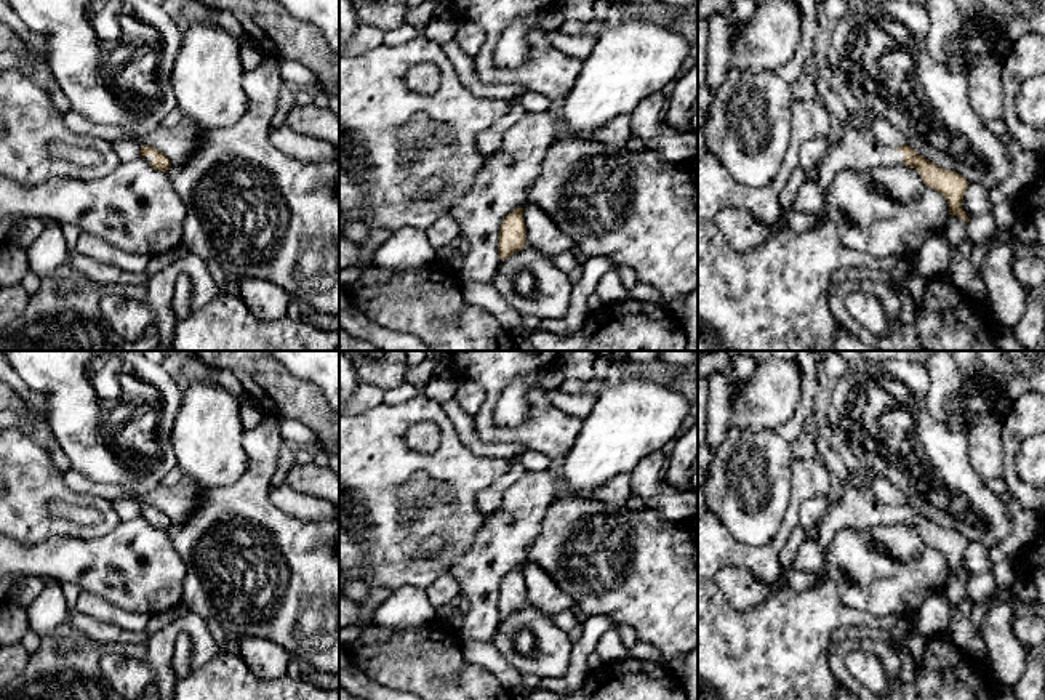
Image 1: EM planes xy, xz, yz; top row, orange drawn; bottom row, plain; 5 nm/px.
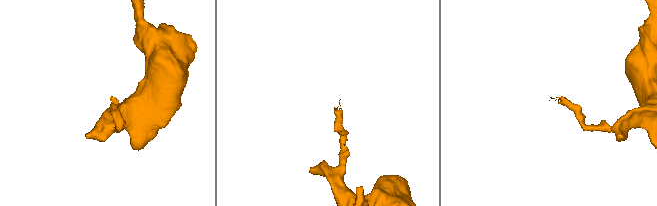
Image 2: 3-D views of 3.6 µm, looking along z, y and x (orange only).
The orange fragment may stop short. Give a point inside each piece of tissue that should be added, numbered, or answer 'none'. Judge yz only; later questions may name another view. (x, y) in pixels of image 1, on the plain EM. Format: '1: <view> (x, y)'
1: yz (858, 508)

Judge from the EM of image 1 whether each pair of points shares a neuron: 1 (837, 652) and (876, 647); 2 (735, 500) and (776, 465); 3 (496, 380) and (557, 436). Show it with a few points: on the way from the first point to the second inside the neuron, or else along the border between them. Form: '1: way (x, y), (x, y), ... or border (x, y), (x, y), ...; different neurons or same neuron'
1: way (847, 646), (866, 644); same neuron
2: way (744, 490), (767, 468); same neuron
3: way (488, 409), (488, 428), (495, 434), (528, 434); same neuron

